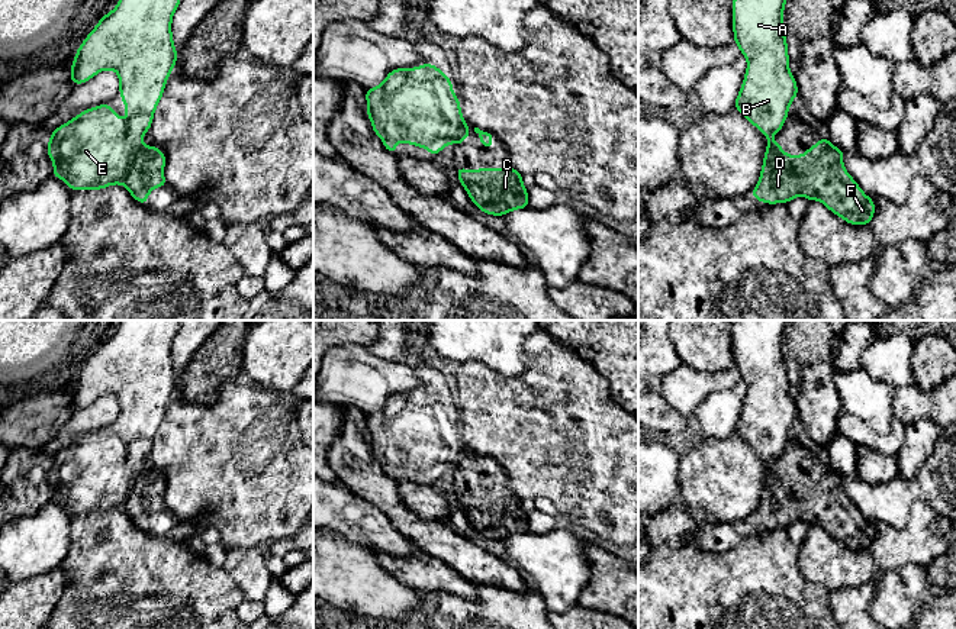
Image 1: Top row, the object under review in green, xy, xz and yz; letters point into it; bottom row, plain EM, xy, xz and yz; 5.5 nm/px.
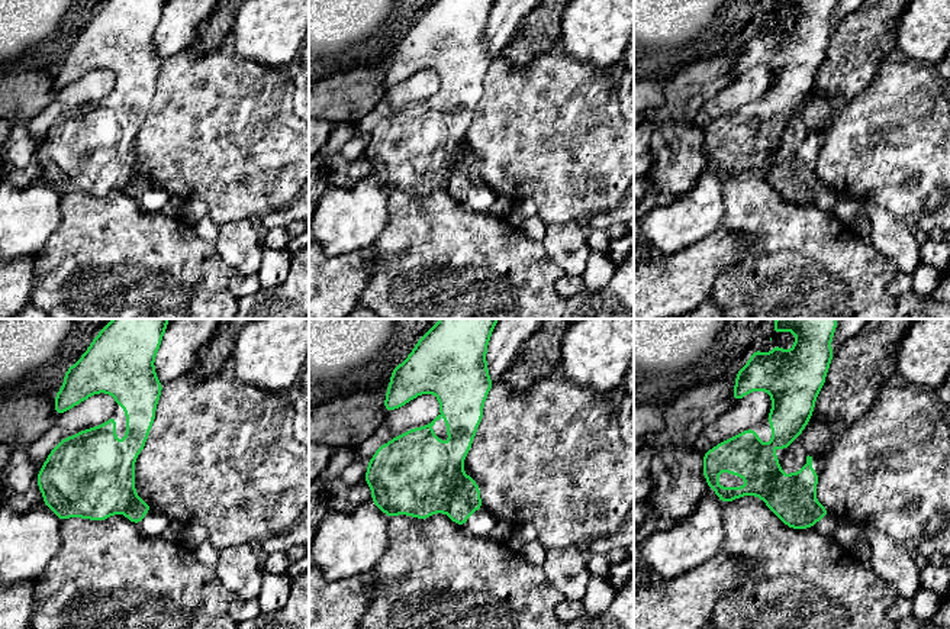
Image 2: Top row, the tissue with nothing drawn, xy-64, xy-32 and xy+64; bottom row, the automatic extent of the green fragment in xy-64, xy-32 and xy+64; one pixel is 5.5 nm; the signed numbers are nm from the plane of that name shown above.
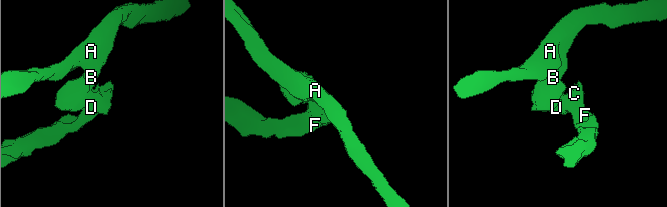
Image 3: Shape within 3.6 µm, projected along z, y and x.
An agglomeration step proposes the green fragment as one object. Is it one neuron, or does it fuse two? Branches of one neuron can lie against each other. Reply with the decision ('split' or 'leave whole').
split

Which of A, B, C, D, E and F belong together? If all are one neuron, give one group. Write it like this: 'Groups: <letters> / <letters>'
Groups: A B E / C D F

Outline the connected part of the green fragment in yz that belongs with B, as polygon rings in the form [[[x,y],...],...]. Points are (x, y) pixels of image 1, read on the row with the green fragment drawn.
[[[733,0],[734,42],[747,58],[747,71],[734,107],[766,136],[767,148],[773,146],[775,139],[770,136],[782,129],[788,109],[798,94],[796,81],[789,71],[785,3],[786,0]]]

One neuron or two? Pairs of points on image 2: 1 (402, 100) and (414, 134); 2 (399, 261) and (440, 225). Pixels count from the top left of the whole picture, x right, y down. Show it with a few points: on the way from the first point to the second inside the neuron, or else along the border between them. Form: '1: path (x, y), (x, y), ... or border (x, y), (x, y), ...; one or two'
1: border (435, 92), (421, 102), (393, 112), (376, 125); two
2: path (409, 255), (430, 235); one

